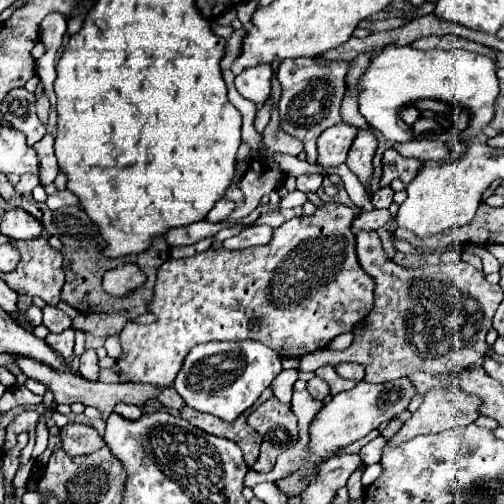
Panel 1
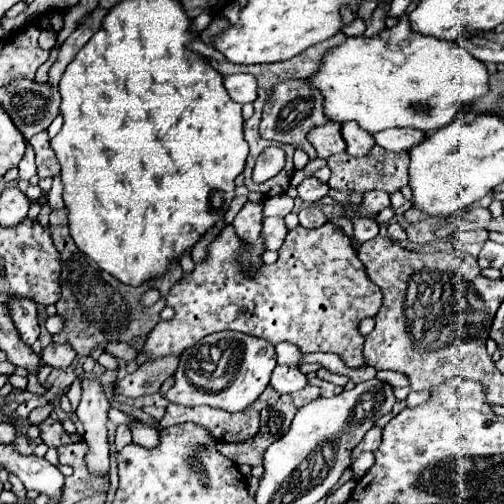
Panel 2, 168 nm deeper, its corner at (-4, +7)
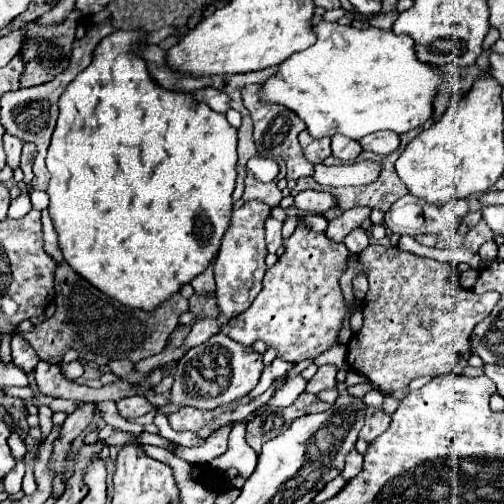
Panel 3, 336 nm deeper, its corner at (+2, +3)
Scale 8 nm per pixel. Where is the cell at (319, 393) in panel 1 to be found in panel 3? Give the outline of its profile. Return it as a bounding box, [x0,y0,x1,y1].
[313,346,347,370]

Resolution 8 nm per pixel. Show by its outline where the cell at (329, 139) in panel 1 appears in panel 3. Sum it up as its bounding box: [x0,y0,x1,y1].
[299,130,331,164]

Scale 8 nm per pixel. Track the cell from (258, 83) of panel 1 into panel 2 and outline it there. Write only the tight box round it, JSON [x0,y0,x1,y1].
[225,74,257,104]

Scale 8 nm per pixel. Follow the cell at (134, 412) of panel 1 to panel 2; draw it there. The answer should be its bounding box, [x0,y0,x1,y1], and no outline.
[131,420,159,448]

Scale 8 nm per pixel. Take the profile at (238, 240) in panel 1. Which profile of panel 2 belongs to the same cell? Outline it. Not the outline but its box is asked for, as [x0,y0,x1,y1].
[263,218,287,250]

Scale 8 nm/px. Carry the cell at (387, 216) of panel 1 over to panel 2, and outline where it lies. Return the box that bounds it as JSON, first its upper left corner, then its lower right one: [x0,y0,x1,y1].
[353,218,379,244]

